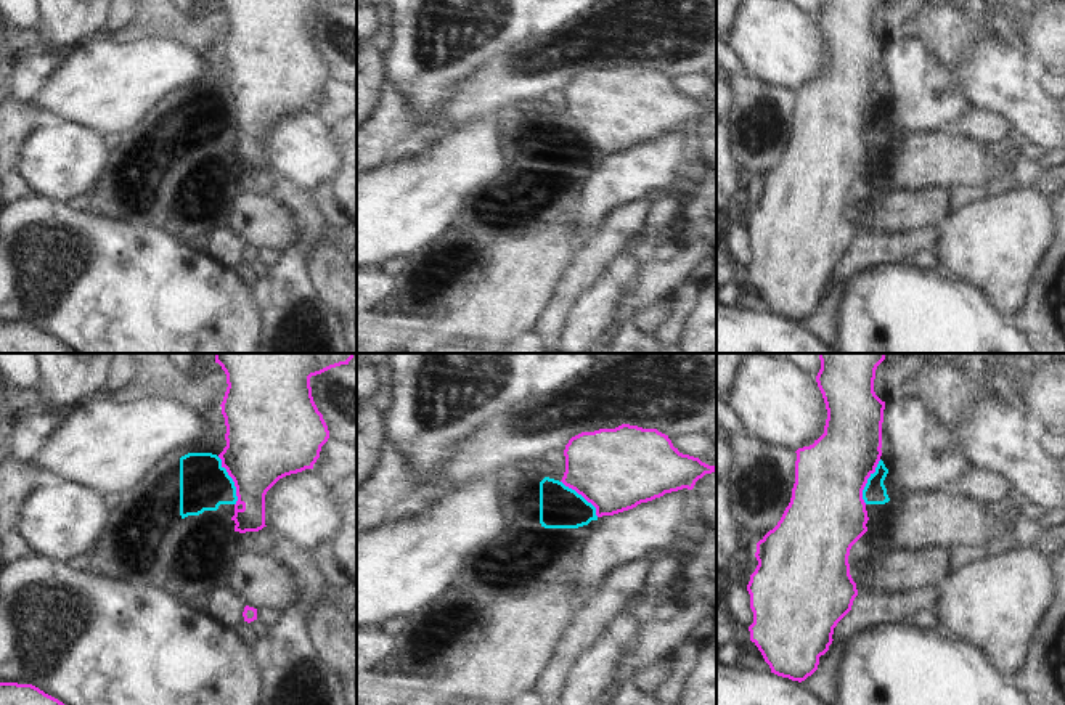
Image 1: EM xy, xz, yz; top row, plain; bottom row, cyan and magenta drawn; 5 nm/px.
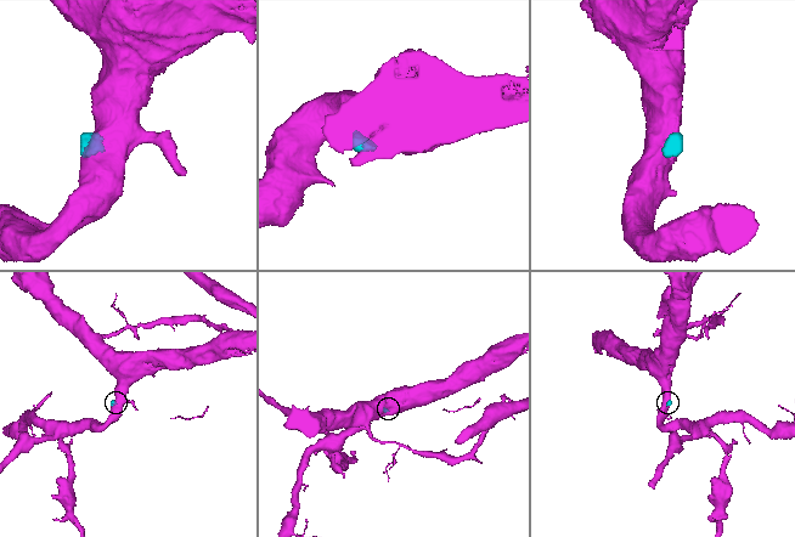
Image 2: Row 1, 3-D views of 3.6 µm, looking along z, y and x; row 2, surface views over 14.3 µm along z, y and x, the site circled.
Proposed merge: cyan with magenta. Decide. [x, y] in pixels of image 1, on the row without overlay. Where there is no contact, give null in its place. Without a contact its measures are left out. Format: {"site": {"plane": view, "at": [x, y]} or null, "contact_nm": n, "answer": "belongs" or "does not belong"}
{"site": {"plane": "xy", "at": [232, 121]}, "contact_nm": 260, "answer": "belongs"}

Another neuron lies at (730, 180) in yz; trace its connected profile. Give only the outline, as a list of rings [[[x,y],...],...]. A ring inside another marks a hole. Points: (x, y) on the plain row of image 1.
[[[716,63],[716,212],[726,199],[739,201],[747,186],[731,138],[731,108],[734,101],[731,75]]]

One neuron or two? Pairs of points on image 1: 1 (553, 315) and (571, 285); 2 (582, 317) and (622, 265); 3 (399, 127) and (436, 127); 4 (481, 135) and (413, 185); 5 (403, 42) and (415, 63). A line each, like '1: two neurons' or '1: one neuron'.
1: one neuron
2: one neuron
3: two neurons
4: one neuron
5: one neuron

